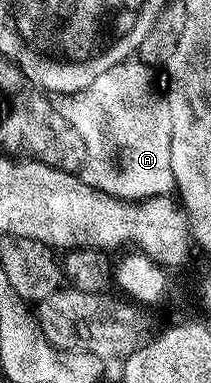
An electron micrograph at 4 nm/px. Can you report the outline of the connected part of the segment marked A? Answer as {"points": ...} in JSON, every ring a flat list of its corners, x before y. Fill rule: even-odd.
{"points":[[121,60,104,72,82,92,61,94,55,103,60,115,76,129,80,143,84,145,84,161,82,163,83,185,99,192,104,196,111,196,116,200,132,200,128,198,155,199,157,196,168,196,175,191,176,177,170,168,170,140,172,139,172,125,170,112,163,93,156,91,152,83,153,67,139,60,127,62]]}

